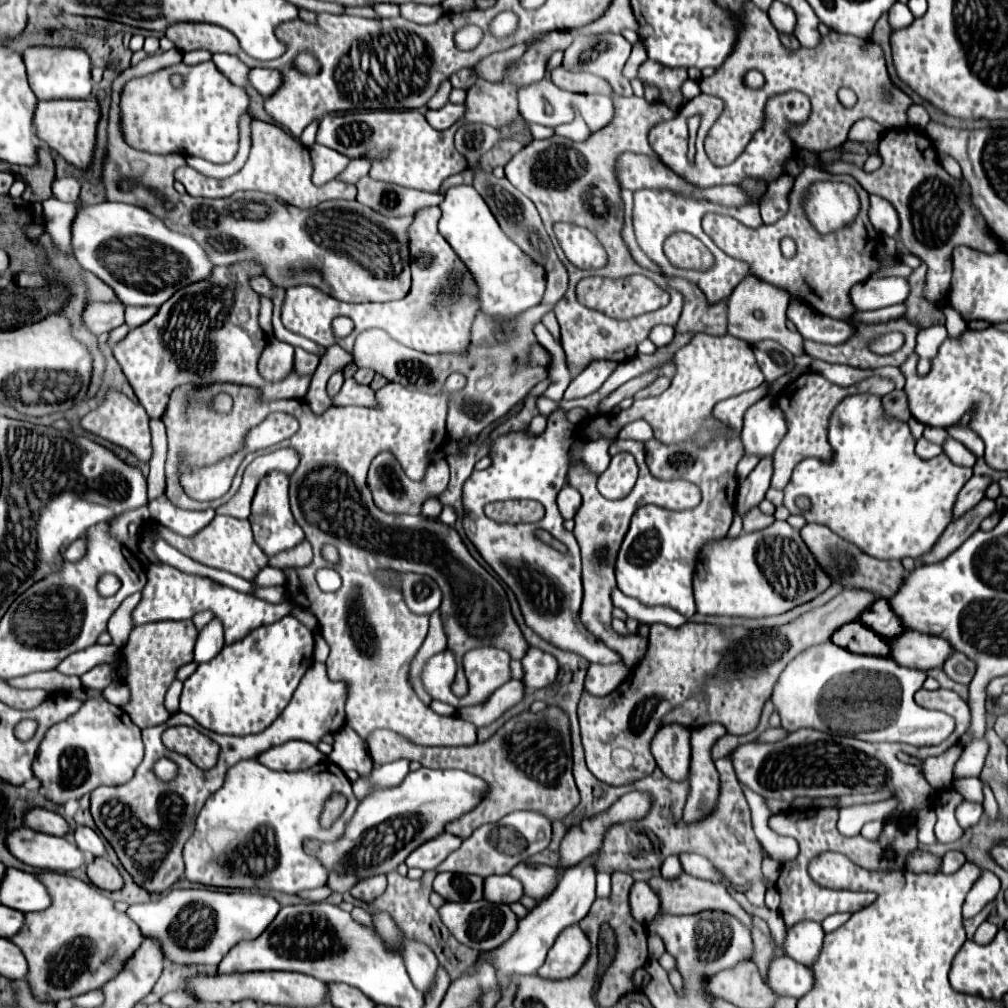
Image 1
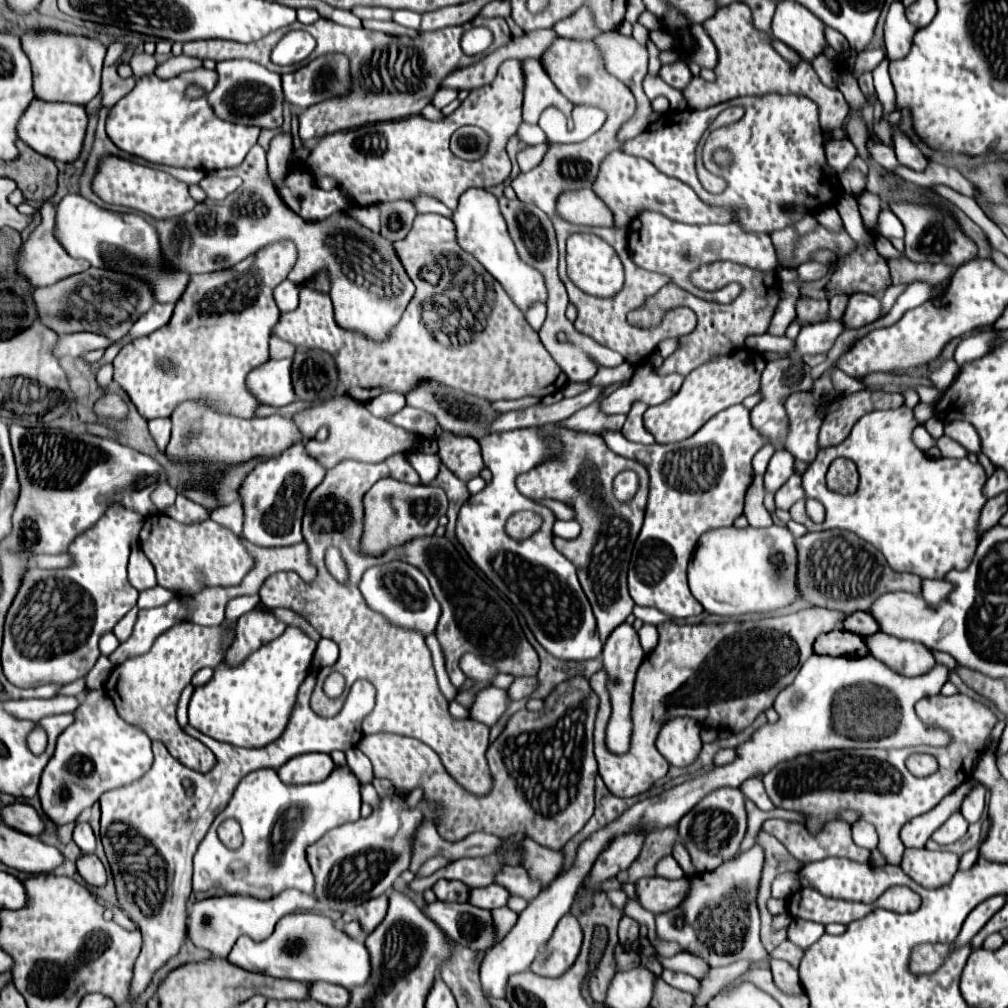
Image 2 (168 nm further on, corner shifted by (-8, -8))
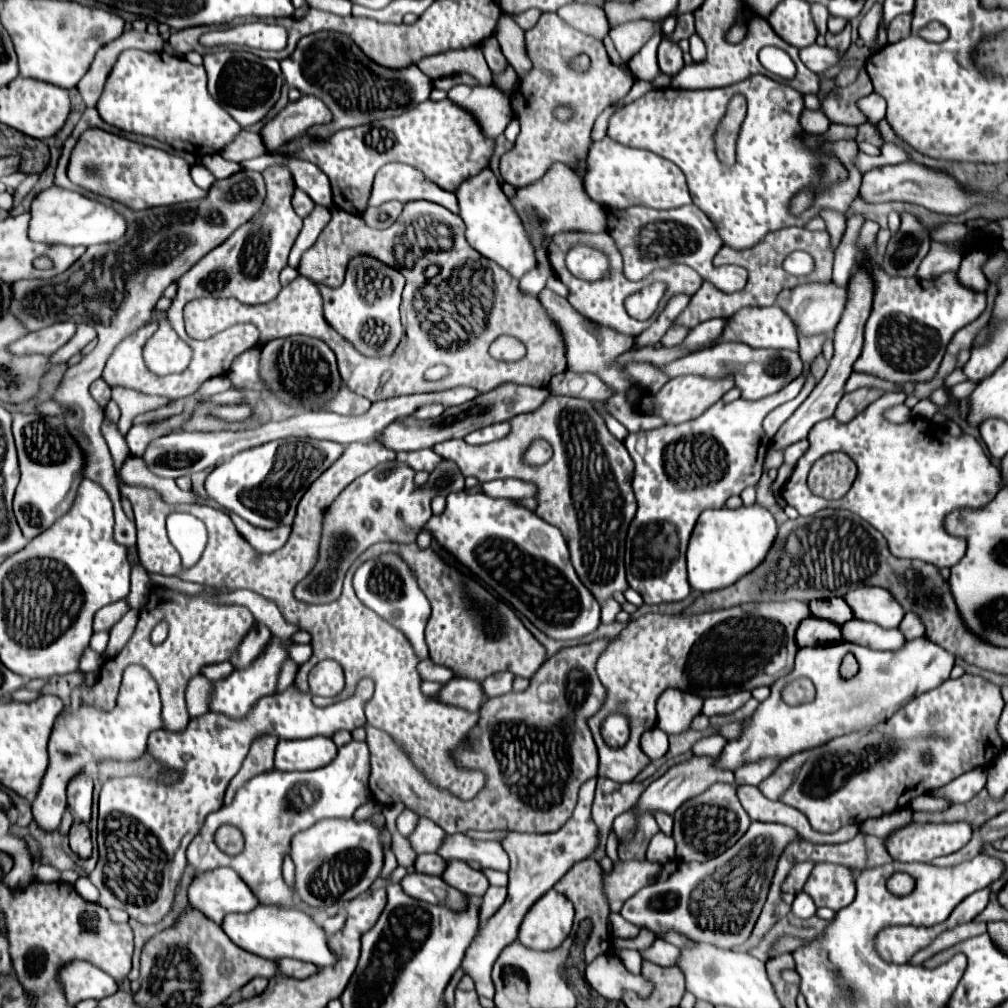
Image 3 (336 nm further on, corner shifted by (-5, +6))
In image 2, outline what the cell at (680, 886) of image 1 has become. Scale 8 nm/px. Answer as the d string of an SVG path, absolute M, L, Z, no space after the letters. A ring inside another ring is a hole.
M649 877L637 883L639 903L653 915L679 907L689 895L689 889L691 889L691 883L685 877L677 881L669 881L663 877Z

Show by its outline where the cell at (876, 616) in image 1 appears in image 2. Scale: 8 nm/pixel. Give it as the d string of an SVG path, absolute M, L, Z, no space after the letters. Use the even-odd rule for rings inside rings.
M855 611L853 615L849 615L849 619L845 619L845 629L847 631L857 631L857 635L861 637L869 637L879 633L879 623L875 621L875 617L867 611Z

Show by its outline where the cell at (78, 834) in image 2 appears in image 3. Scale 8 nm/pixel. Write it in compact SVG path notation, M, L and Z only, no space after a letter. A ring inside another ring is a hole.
M78 773L68 783L68 805L74 811L74 819L88 823L92 807L92 779L86 773Z

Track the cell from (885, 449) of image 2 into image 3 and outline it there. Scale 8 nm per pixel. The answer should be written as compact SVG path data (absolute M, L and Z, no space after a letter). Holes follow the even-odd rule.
M886 393L850 423L840 423L830 417L814 425L808 433L810 447L796 463L780 495L804 517L830 505L840 505L840 509L856 513L882 531L894 557L928 561L940 569L954 567L966 553L966 541L950 537L942 527L942 519L958 507L982 507L992 501L1002 485L1000 469L990 463L982 445L972 435L962 433L954 437L946 433L944 425L938 425L936 437L934 421L912 417L912 421L894 425L882 417L884 411ZM832 451L844 451L858 467L852 489L840 501L816 497L806 485L812 463Z

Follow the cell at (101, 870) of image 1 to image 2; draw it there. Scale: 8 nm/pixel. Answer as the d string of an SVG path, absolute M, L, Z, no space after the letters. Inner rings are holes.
M81 855L77 861L77 871L91 887L103 887L107 883L107 871L97 855Z

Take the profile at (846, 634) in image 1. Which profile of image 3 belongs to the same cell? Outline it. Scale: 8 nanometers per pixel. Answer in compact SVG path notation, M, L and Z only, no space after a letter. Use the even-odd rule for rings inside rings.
M808 617L796 629L798 647L824 647L828 643L838 643L838 641L842 641L840 627L830 621Z

